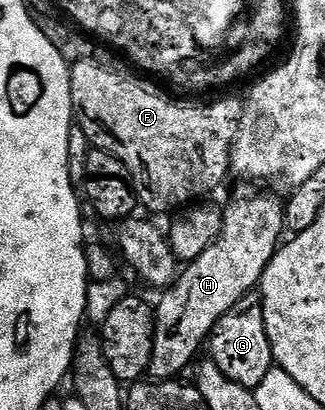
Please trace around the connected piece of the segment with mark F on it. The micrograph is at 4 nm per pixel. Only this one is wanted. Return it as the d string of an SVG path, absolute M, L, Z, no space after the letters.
M98 62L73 63L70 66L70 87L74 121L93 149L108 152L126 165L143 207L147 206L154 214L166 214L169 210L178 212L205 199L202 197L212 193L231 171L230 149L238 134L243 103L239 99L237 102L234 98L222 98L211 106L185 106L169 98L160 87L145 82L150 80L134 74L117 74Z

